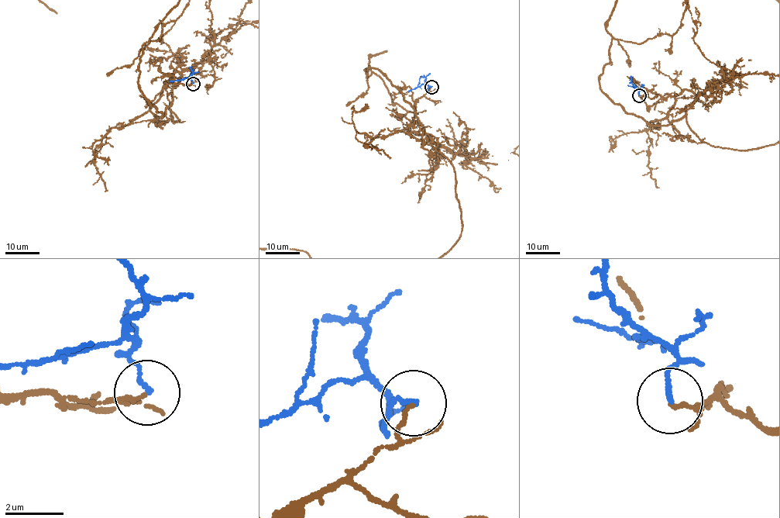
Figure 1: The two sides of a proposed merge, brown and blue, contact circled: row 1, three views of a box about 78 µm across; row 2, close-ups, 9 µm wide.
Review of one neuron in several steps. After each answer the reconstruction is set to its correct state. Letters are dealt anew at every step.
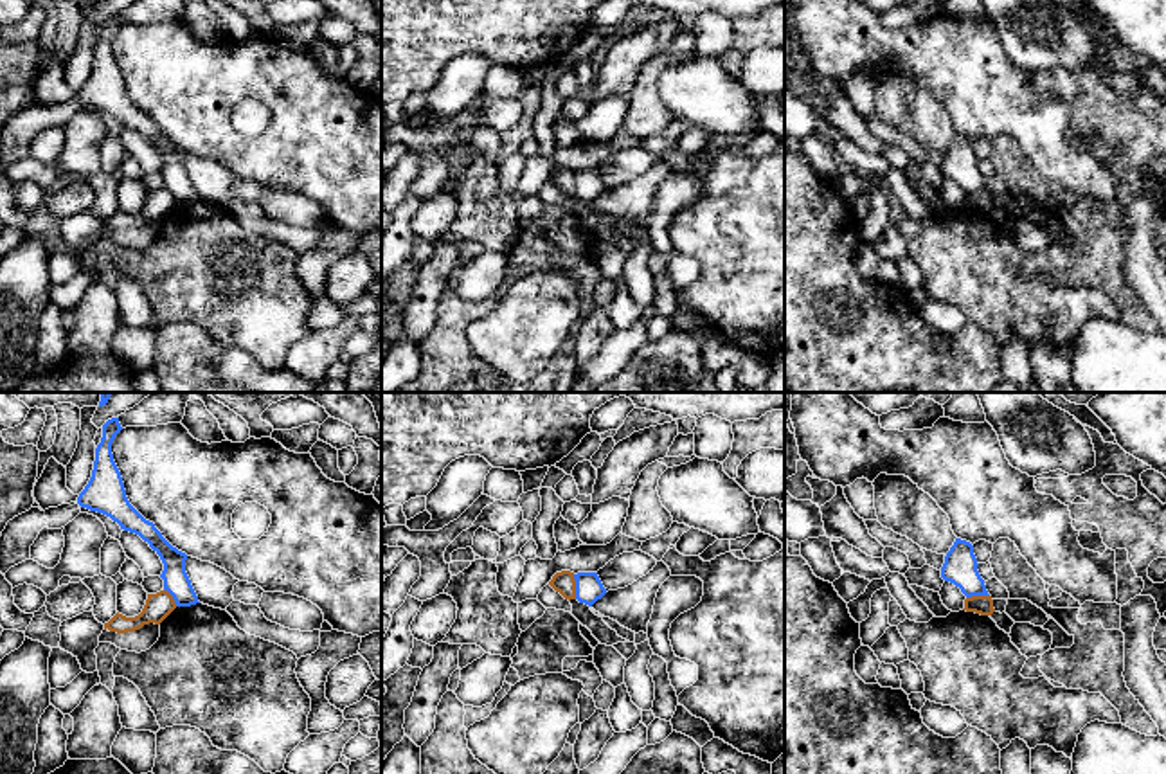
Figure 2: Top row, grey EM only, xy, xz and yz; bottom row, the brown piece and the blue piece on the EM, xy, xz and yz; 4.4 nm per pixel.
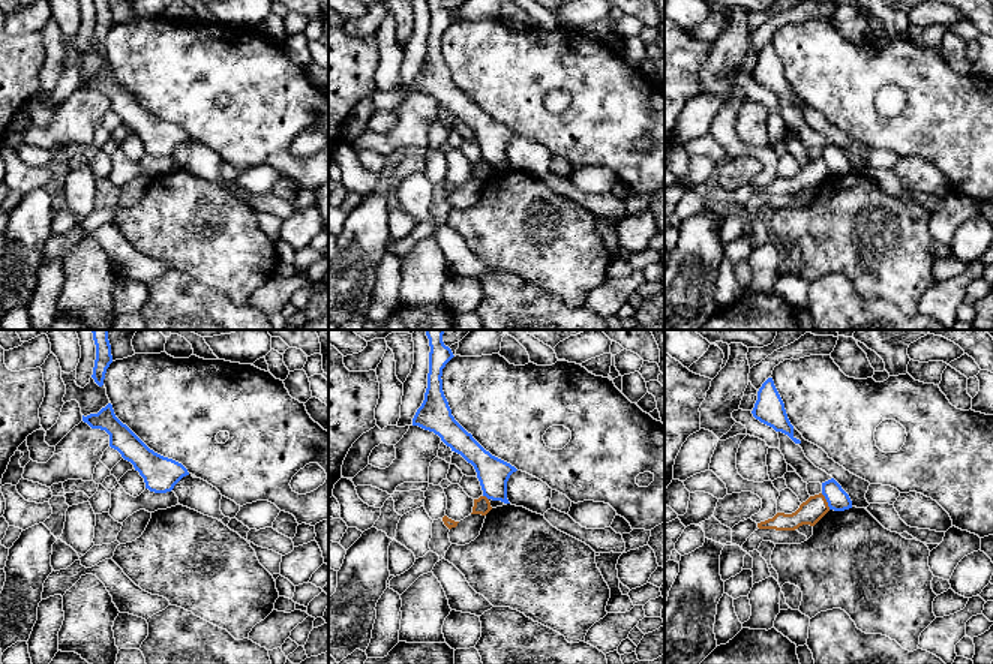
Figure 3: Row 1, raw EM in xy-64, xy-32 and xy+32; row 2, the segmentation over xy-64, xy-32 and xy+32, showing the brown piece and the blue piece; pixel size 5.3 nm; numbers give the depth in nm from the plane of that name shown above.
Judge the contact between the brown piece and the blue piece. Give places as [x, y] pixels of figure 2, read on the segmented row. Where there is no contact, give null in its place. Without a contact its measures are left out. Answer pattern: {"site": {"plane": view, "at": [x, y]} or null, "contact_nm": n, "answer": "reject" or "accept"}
{"site": {"plane": "xz", "at": [574, 587]}, "contact_nm": 110, "answer": "reject"}

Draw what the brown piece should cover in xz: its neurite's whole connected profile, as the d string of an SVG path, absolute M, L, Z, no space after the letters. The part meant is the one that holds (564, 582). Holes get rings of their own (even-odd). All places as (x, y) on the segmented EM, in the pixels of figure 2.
M561 571L552 576L549 585L560 592L565 599L576 599L576 580L574 572L570 571Z

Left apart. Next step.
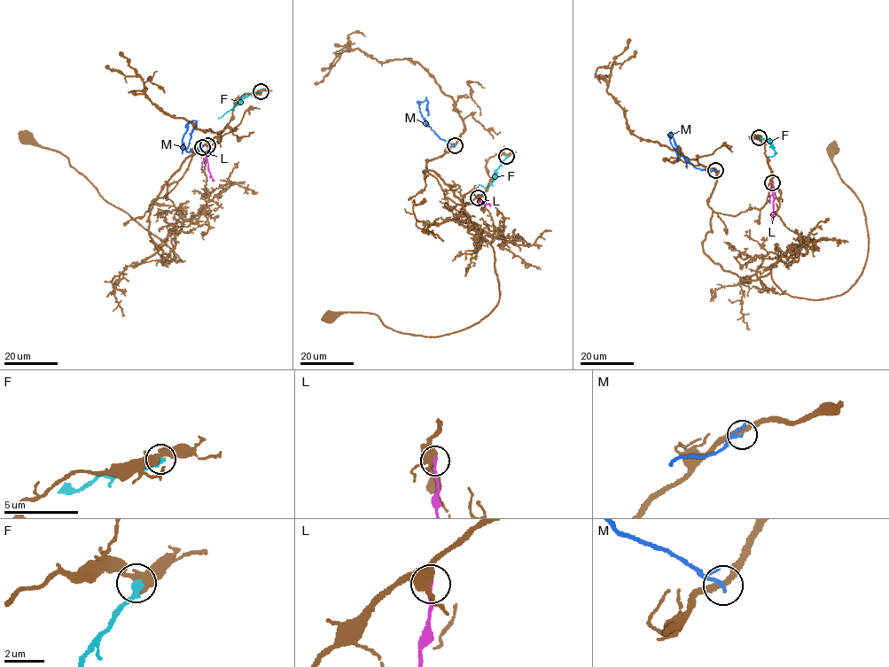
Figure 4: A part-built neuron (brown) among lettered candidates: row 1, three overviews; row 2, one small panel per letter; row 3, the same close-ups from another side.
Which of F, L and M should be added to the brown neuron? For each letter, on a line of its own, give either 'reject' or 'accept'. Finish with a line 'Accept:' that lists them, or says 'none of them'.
F: reject
L: reject
M: reject
Accept: none of them

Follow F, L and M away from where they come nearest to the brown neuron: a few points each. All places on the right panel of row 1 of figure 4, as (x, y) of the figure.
F: (759, 137), (768, 141), (775, 151), (774, 155), (768, 157)
L: (772, 182), (774, 208), (771, 219)
M: (715, 170), (697, 168), (679, 154), (670, 141), (672, 133), (678, 161)

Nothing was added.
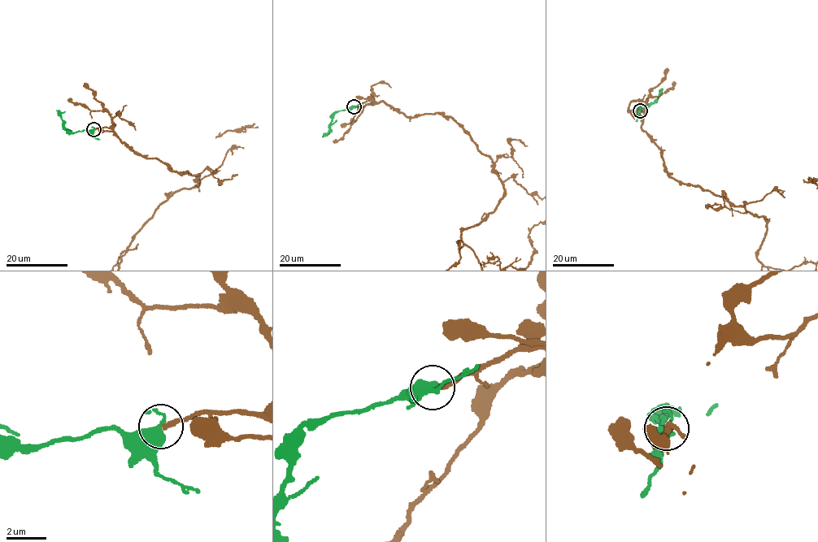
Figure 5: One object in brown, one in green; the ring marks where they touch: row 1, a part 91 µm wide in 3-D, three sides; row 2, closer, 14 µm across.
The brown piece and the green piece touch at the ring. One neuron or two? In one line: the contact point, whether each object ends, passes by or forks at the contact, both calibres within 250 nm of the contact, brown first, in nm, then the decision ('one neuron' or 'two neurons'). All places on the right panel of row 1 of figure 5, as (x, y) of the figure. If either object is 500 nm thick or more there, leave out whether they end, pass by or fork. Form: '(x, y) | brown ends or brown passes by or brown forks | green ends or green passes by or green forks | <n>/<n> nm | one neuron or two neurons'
(640, 110) | brown ends | green passes by | 240/400 nm | two neurons

